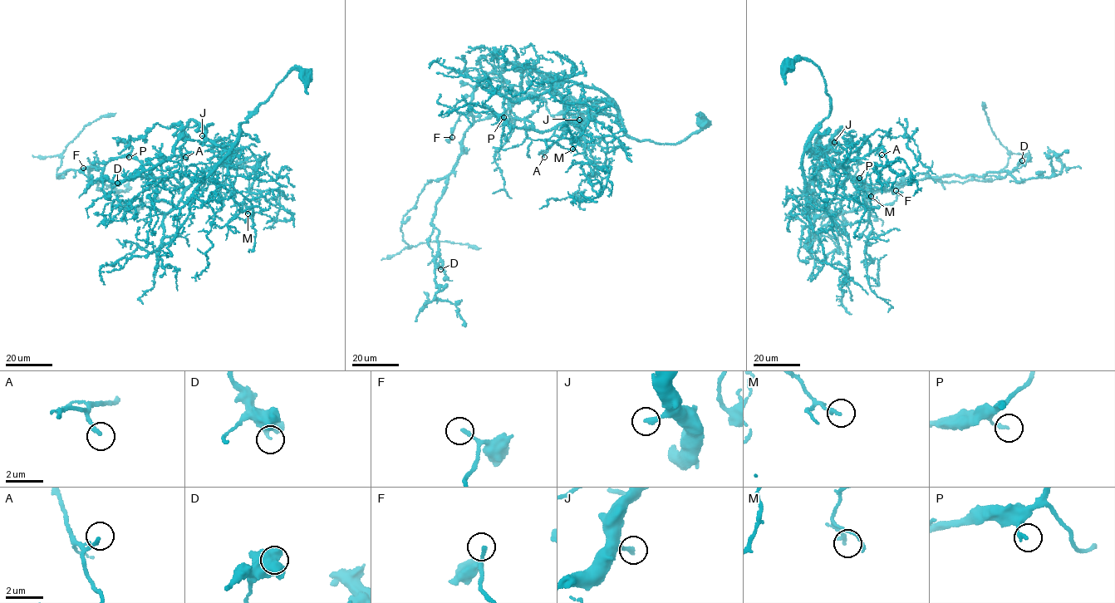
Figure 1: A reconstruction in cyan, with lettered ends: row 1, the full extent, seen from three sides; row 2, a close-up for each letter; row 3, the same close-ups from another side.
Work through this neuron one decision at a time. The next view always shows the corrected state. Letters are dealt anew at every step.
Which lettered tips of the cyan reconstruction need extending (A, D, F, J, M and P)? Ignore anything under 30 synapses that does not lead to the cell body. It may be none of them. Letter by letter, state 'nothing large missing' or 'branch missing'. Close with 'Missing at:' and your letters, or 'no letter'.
A: nothing large missing
D: nothing large missing
F: nothing large missing
J: nothing large missing
M: nothing large missing
P: nothing large missing
Missing at: no letter

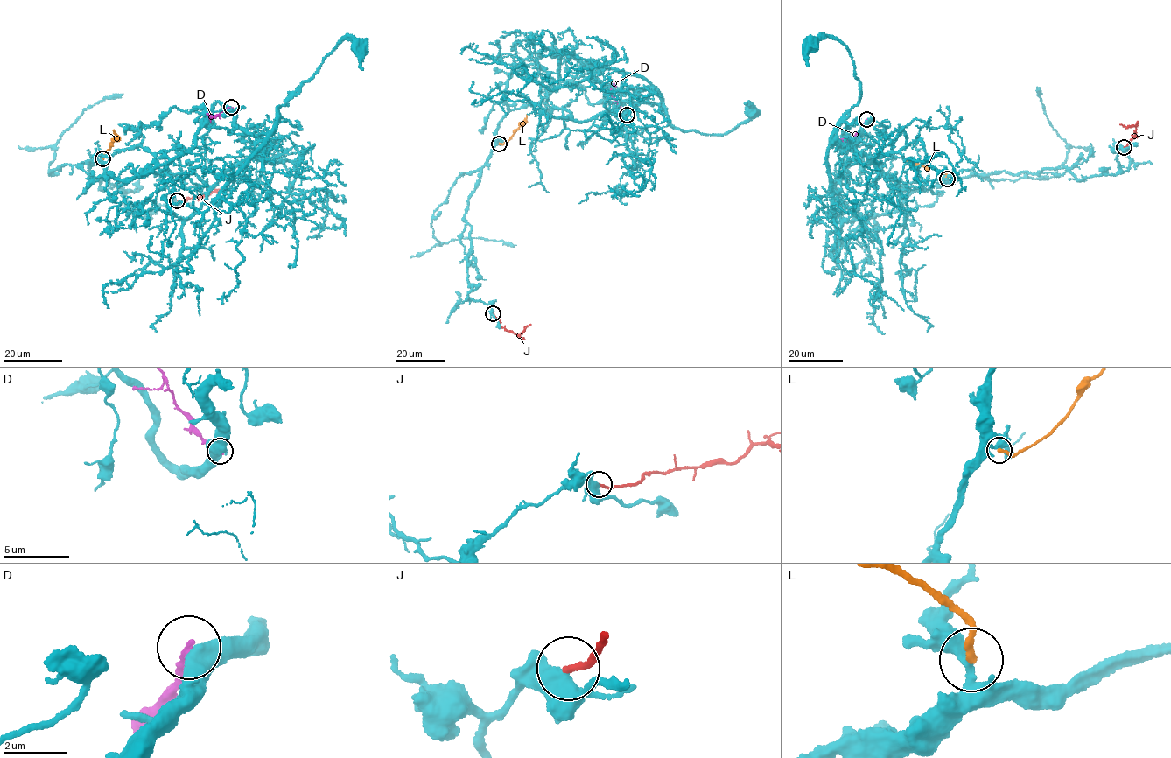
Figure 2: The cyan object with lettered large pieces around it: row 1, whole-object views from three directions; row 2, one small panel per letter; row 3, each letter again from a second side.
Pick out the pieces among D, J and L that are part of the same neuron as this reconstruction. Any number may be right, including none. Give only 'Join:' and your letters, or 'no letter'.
Join: L

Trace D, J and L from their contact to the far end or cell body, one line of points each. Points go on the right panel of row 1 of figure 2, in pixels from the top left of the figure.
D: (865, 119), (853, 139), (842, 140)
J: (1125, 146), (1134, 138), (1136, 126), (1119, 123)
L: (946, 178), (946, 175), (936, 169), (906, 161)

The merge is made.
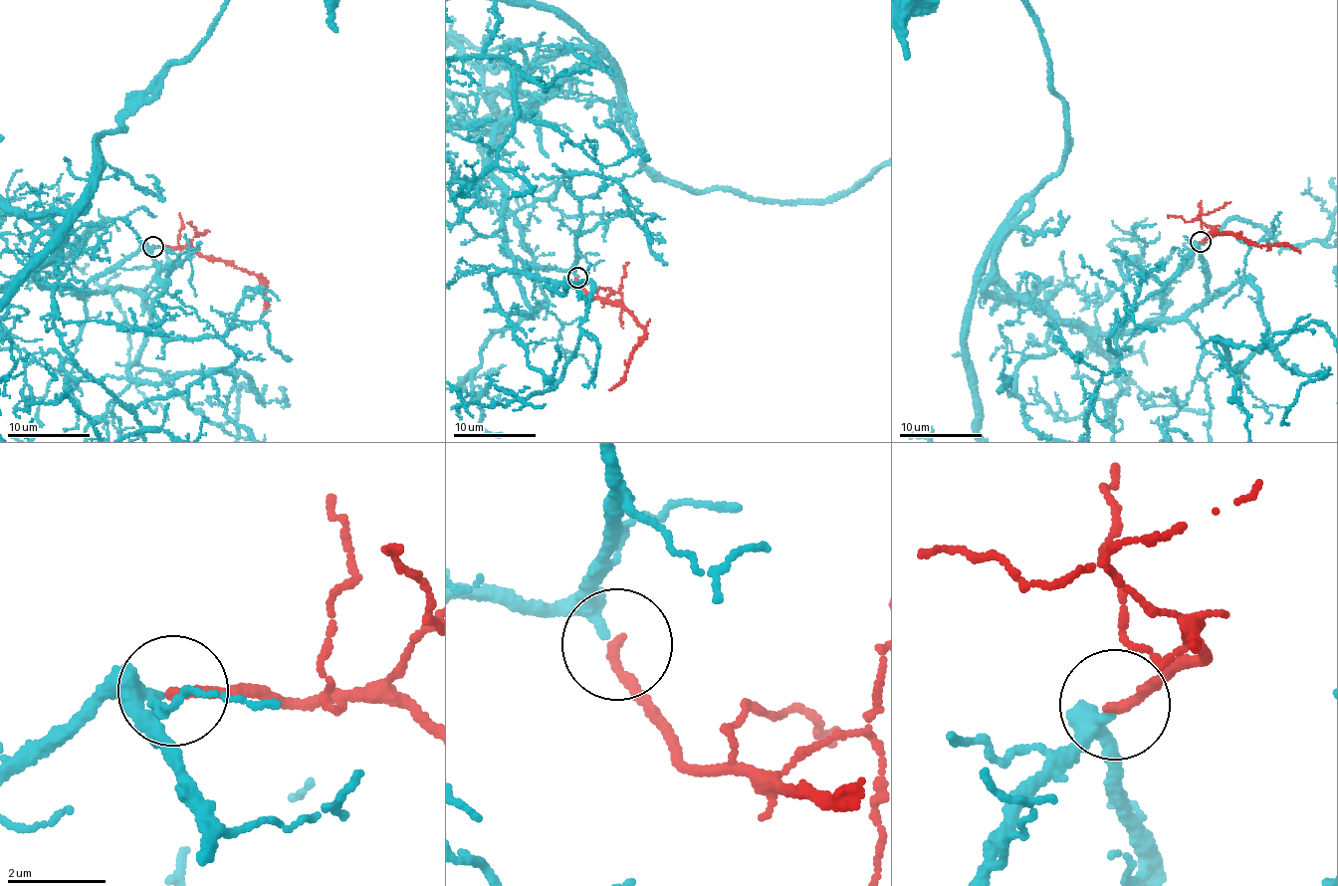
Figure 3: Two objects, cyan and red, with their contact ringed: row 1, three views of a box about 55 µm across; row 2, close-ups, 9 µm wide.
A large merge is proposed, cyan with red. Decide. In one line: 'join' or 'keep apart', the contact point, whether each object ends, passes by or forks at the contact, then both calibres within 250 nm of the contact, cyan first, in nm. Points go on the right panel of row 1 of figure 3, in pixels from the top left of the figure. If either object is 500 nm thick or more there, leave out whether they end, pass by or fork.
join; place (1201, 242); cyan passes by; red ends; calibres 220 and 200 nm

